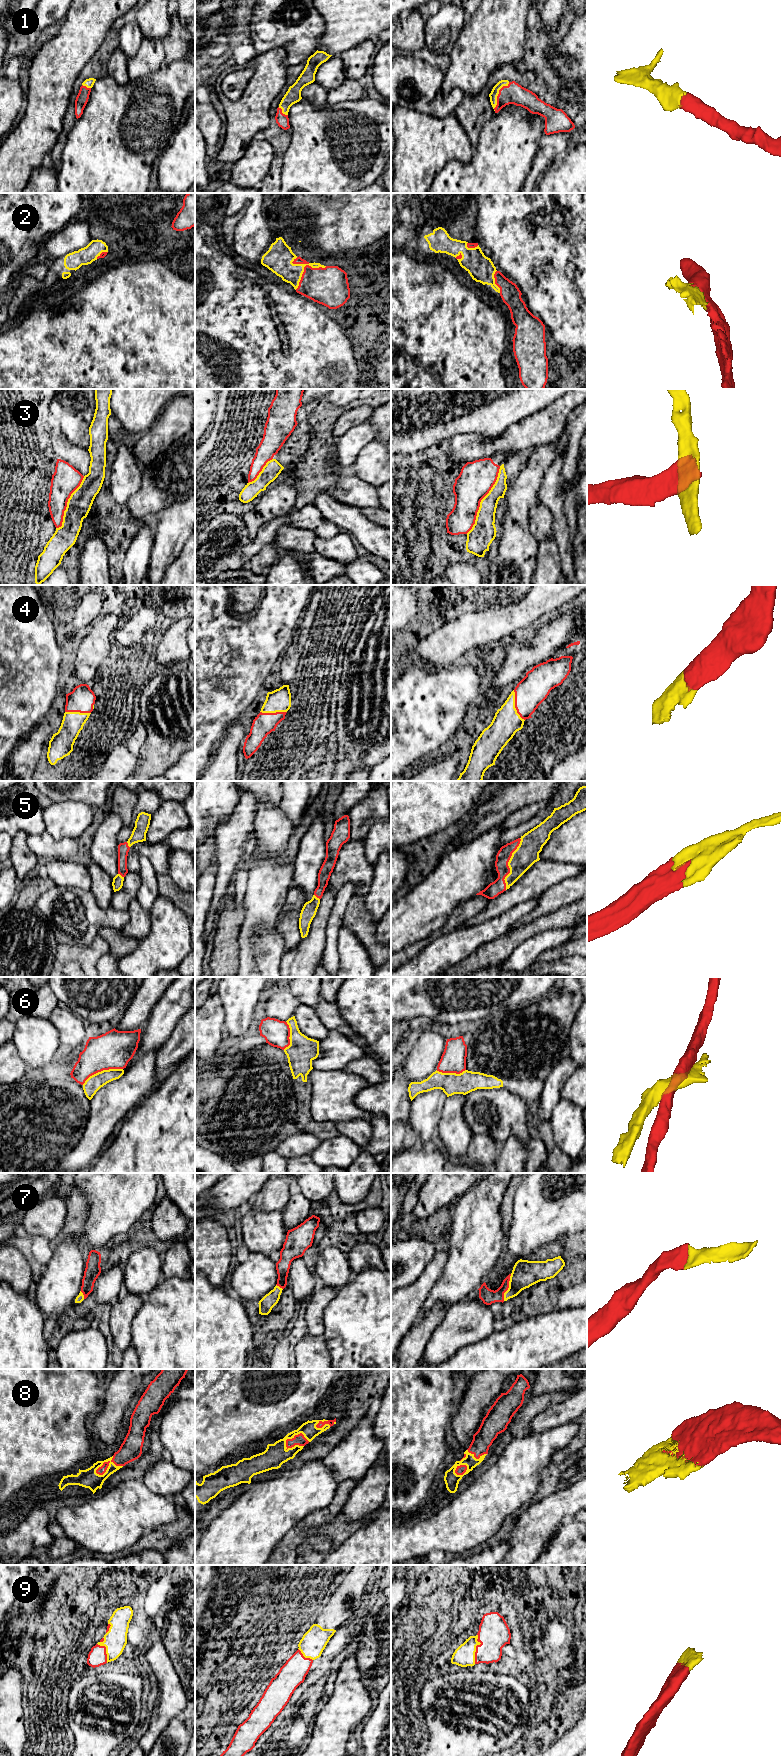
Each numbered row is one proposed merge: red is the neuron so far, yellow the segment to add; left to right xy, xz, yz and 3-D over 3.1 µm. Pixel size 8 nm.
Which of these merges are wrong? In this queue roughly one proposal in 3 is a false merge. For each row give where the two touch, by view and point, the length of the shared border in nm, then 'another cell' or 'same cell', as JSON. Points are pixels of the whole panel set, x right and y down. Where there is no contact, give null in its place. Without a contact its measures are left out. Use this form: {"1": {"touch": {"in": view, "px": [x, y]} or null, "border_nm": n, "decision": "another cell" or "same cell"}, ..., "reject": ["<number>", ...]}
{"1": {"touch": {"in": "yz", "px": [498, 95]}, "border_nm": 260, "decision": "same cell"}, "2": {"touch": {"in": "xz", "px": [304, 267]}, "border_nm": 320, "decision": "same cell"}, "3": {"touch": {"in": "yz", "px": [481, 499]}, "border_nm": 600, "decision": "another cell"}, "4": {"touch": {"in": "yz", "px": [515, 705]}, "border_nm": 260, "decision": "same cell"}, "5": {"touch": {"in": "yz", "px": [507, 864]}, "border_nm": 440, "decision": "same cell"}, "6": {"touch": {"in": "xy", "px": [102, 1070]}, "border_nm": 360, "decision": "another cell"}, "7": {"touch": {"in": "yz", "px": [508, 1287]}, "border_nm": 220, "decision": "same cell"}, "8": {"touch": {"in": "xy", "px": [108, 1461]}, "border_nm": 240, "decision": "same cell"}, "9": {"touch": {"in": "yz", "px": [476, 1648]}, "border_nm": 240, "decision": "same cell"}, "reject": ["3", "6"]}

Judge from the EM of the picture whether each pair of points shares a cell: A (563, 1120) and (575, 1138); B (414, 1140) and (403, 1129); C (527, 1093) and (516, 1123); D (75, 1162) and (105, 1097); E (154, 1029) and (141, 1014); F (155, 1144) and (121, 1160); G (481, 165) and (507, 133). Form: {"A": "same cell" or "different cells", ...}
{"A": "same cell", "B": "same cell", "C": "different cells", "D": "same cell", "E": "different cells", "F": "same cell", "G": "same cell"}

